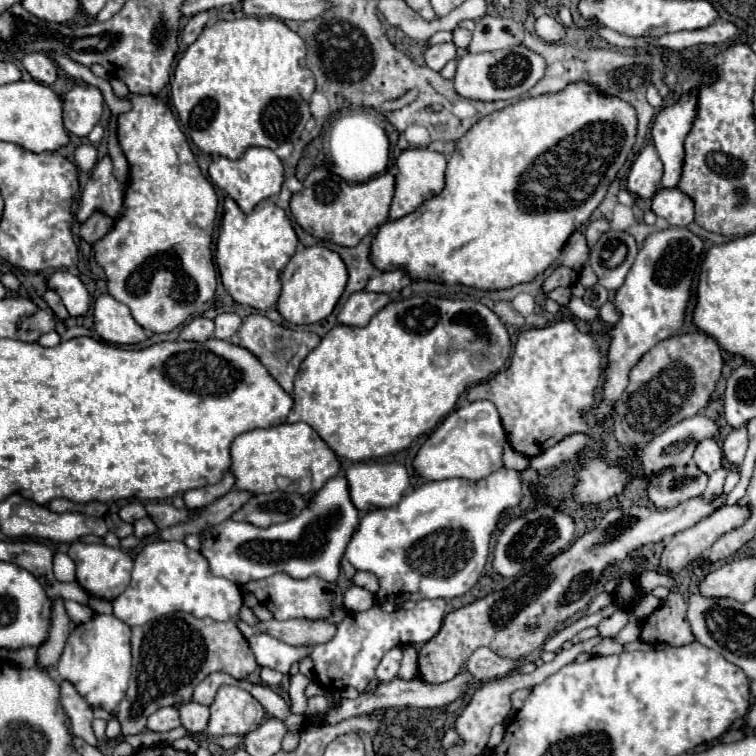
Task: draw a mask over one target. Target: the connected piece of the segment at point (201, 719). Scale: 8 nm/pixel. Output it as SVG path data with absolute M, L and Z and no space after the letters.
M185 702L185 704L179 706L179 716L181 716L181 726L189 734L197 734L197 732L203 732L207 728L209 708L203 706L203 704Z

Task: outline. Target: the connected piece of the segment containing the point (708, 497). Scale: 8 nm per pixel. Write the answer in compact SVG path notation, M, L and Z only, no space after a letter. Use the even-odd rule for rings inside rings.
M721 468L721 470L717 470L717 472L715 472L715 474L709 478L709 484L707 484L705 492L701 494L705 502L711 502L713 498L717 498L717 496L721 494L721 490L723 490L723 480L725 480L725 474L727 474L727 468Z

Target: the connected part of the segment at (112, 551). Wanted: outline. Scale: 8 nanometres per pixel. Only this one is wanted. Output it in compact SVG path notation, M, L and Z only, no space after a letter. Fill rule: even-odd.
M73 542L69 546L69 558L75 562L75 576L77 584L87 590L87 594L103 600L115 600L131 582L131 570L133 570L133 560L127 552L121 548L109 548L105 544L83 544L83 542Z

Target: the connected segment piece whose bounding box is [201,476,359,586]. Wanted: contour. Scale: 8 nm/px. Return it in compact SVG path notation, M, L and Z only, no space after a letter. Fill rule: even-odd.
M335 476L313 494L299 516L287 522L273 524L271 528L255 528L253 524L229 518L209 528L201 536L201 554L209 560L215 576L223 576L237 586L269 578L275 572L285 572L293 578L317 576L327 582L335 582L339 576L339 562L357 524L359 512L347 496L347 480L343 480L343 476Z

